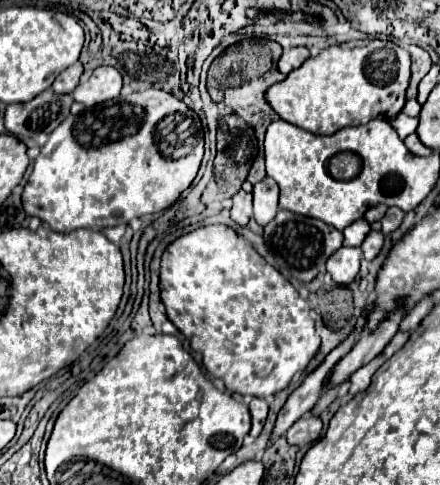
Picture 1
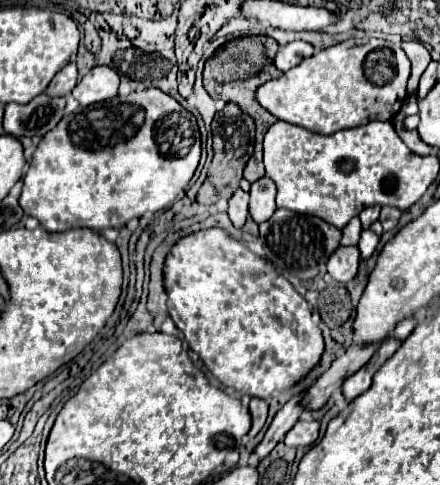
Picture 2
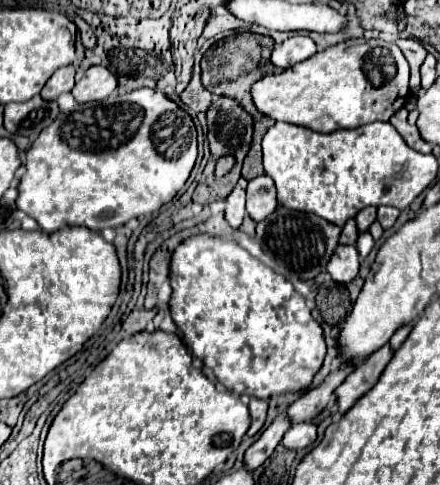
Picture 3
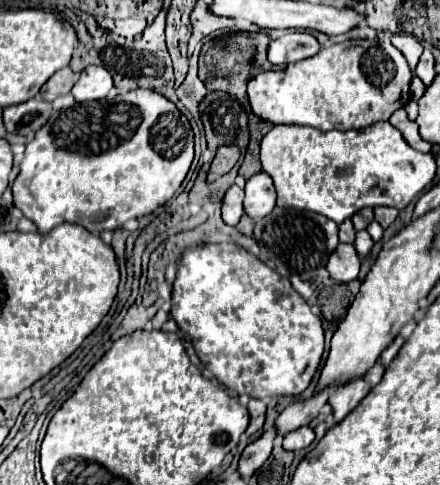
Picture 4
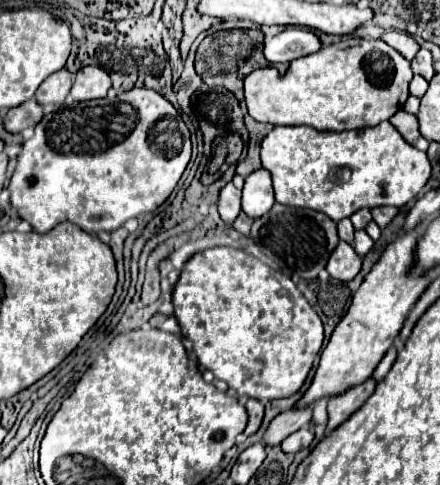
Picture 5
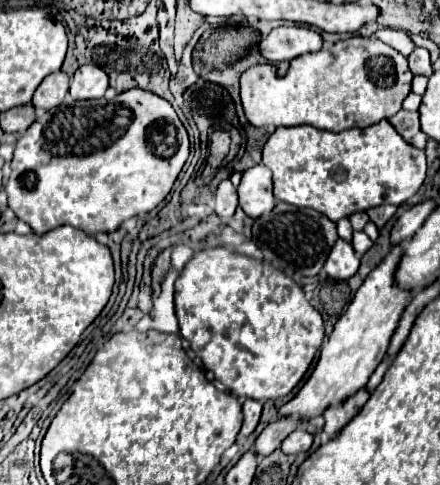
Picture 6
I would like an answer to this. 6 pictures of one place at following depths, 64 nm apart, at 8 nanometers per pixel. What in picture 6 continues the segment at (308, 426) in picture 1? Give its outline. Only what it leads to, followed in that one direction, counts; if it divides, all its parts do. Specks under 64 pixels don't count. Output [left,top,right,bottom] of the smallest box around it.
[282,428,312,454]

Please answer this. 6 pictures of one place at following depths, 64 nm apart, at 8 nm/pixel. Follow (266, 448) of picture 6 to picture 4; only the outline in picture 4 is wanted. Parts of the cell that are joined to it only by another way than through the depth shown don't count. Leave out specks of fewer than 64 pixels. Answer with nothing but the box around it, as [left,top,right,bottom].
[274,388,328,438]

